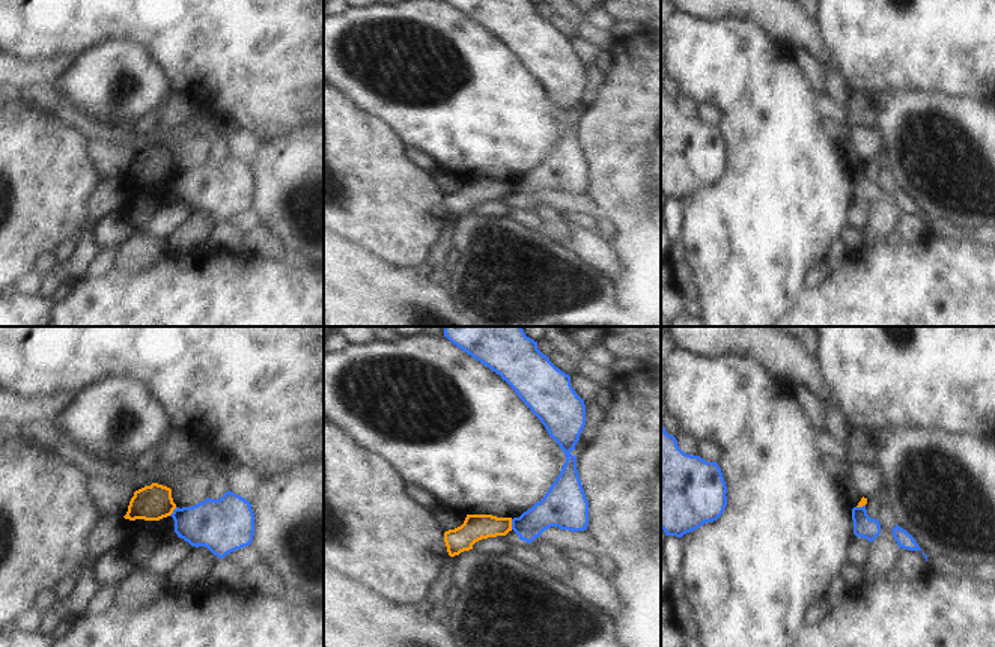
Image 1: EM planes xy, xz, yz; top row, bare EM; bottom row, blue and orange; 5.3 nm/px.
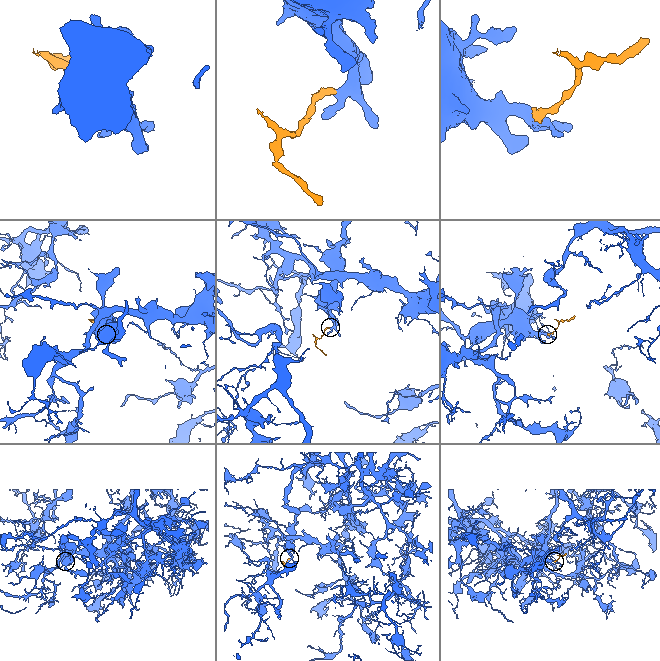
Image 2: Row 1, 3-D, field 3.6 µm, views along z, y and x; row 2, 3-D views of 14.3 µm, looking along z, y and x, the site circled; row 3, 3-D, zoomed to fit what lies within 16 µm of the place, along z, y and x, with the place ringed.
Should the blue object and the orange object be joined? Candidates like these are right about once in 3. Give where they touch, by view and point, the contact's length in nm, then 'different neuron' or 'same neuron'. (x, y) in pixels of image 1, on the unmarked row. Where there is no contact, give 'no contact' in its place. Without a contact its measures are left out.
contact xz (512, 187); length 60 nm; different neuron

